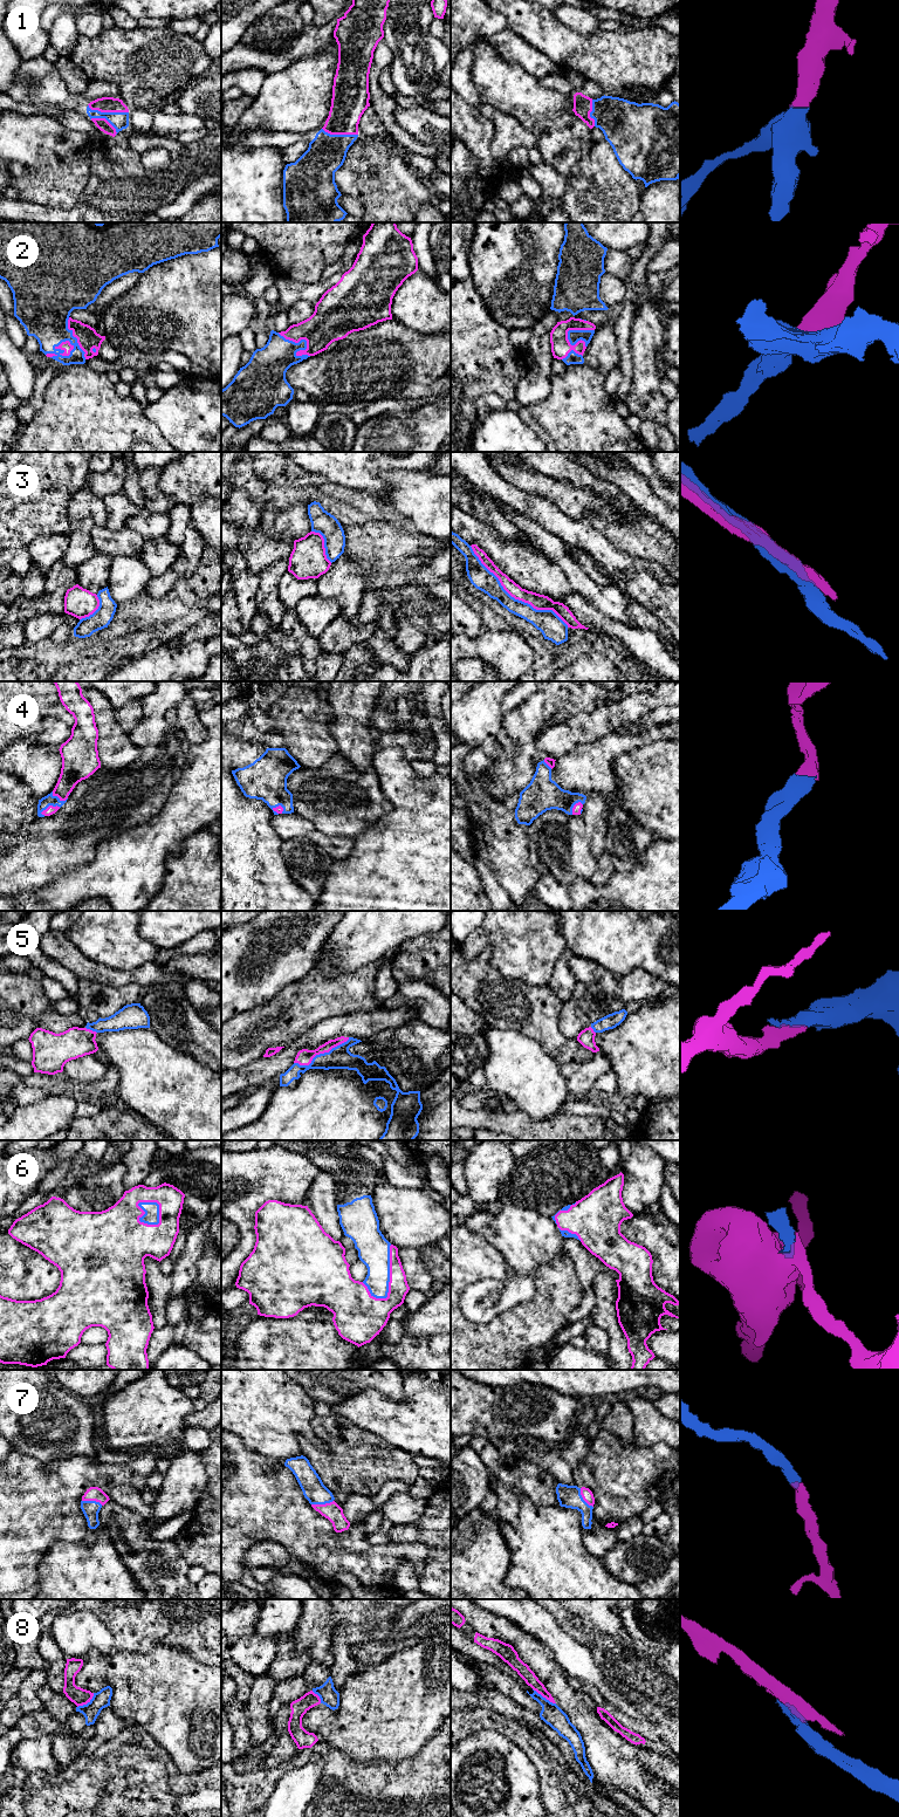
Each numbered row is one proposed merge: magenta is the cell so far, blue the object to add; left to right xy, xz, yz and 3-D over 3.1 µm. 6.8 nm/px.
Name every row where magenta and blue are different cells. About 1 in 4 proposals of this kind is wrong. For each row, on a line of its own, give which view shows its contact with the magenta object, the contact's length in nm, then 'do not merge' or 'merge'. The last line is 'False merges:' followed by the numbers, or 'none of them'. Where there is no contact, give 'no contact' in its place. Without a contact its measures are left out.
1: xy | 280 nm | merge
2: xy | 220 nm | merge
3: yz | 900 nm | do not merge
4: xy | 150 nm | merge
5: xz | 420 nm | merge
6: xz | 400 nm | merge
7: xz | 160 nm | merge
8: yz | 190 nm | do not merge
False merges: 3, 8

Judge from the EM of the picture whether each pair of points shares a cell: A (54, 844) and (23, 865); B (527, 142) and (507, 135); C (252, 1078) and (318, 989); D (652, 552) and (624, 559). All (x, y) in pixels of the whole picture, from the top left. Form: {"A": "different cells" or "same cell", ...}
{"A": "same cell", "B": "same cell", "C": "different cells", "D": "different cells"}

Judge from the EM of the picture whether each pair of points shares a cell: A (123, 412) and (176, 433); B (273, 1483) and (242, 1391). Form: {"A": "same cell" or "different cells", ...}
{"A": "different cells", "B": "different cells"}

